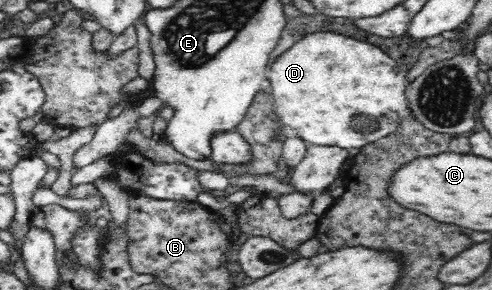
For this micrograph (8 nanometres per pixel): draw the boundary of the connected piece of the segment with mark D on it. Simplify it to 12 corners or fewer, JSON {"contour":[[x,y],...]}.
{"contour":[[337,33],[265,72],[274,113],[307,145],[347,151],[409,115],[405,73]]}

